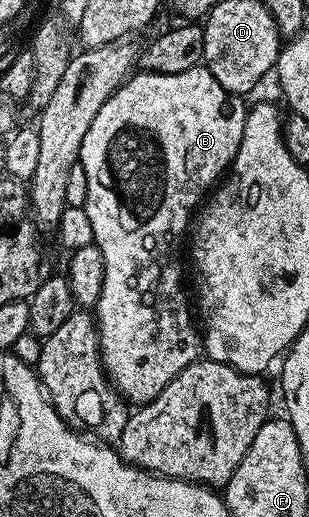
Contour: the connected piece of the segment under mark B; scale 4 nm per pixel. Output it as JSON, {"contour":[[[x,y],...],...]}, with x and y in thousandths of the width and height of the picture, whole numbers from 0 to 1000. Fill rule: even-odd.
{"contour":[[[654,126],[570,145],[463,137],[427,143],[359,182],[353,195],[327,203],[314,226],[301,226],[301,242],[288,242],[288,257],[275,257],[275,273],[262,280],[252,311],[272,323],[282,344],[275,398],[288,412],[288,429],[301,433],[304,472],[327,482],[327,497],[340,497],[340,551],[327,551],[327,574],[301,596],[307,623],[320,636],[320,687],[333,692],[333,716],[343,718],[350,735],[414,781],[460,783],[495,776],[528,758],[534,745],[547,745],[547,737],[560,737],[560,729],[573,729],[586,714],[599,714],[647,692],[660,677],[647,634],[634,619],[631,625],[618,619],[621,588],[618,594],[605,588],[605,571],[592,565],[592,516],[579,511],[592,493],[579,484],[589,478],[595,484],[599,456],[608,453],[625,410],[660,391],[673,371],[712,352],[715,340],[761,308],[767,288],[780,280],[780,257],[793,257],[793,234],[806,213],[803,201],[786,199],[796,197],[777,186],[715,172],[702,149],[689,149],[689,141],[676,141]]]}

